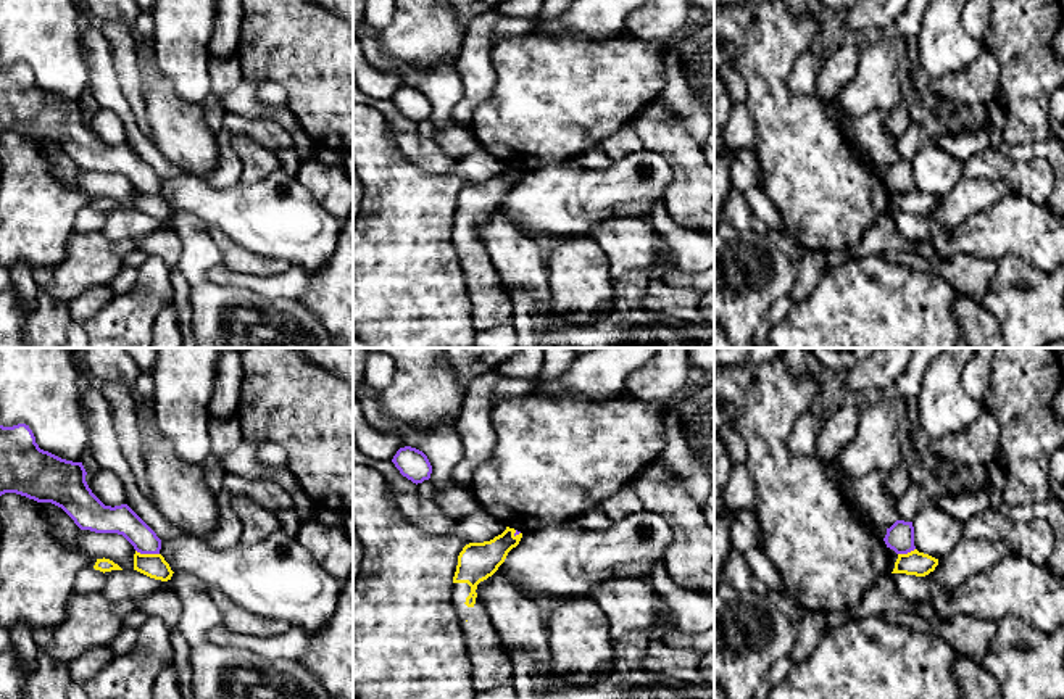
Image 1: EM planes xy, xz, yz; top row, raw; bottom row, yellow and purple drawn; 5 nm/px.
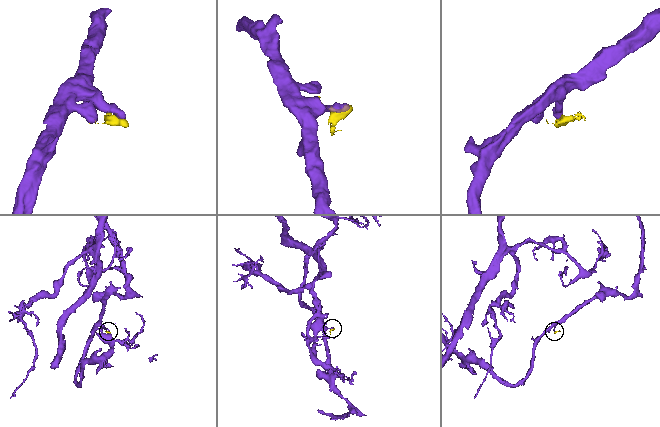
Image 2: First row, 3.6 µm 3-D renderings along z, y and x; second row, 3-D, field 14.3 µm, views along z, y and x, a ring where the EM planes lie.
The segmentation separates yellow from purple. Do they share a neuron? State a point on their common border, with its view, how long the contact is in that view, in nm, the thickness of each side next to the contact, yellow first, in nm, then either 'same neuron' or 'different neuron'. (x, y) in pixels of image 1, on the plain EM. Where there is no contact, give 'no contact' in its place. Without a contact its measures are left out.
meets yellow in xy at (147, 194); contact 120 nm long; 120 nm thick on the yellow side, 140 nm on the other; different neuron

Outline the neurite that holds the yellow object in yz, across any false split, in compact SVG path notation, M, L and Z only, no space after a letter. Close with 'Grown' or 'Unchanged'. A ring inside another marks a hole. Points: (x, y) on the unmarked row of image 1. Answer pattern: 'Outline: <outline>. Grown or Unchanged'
Outline: M914 188L908 193L898 193L898 198L895 201L895 208L892 213L925 216L930 211L933 211L937 205L938 205L938 198Z. Unchanged

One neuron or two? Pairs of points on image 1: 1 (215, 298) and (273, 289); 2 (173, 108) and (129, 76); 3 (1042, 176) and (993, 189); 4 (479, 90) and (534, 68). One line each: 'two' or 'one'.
1: two
2: two
3: two
4: two

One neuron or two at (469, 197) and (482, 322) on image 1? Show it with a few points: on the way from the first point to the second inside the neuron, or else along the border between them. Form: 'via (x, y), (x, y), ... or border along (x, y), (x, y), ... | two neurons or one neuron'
via (468, 227), (468, 245), (477, 256), (482, 292) | one neuron

